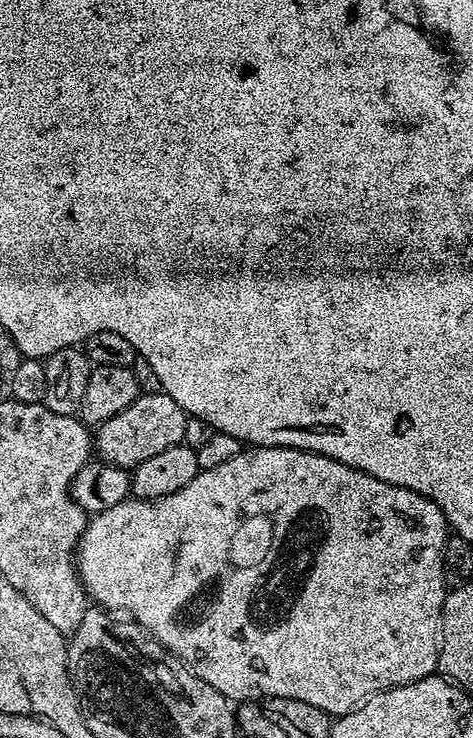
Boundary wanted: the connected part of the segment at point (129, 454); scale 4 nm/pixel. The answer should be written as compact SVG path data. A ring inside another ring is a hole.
M163 390L144 392L134 402L130 402L126 410L98 425L94 432L95 451L99 459L114 464L117 468L137 468L139 464L146 462L146 458L154 458L154 454L159 454L161 450L181 443L188 417L182 406L178 406L178 402L174 402L174 398L170 398Z

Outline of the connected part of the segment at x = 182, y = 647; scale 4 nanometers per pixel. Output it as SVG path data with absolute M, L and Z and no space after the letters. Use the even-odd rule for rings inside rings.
M248 446L241 450L230 462L222 462L222 466L203 469L194 478L177 490L175 494L166 494L166 498L157 500L137 500L129 498L118 506L110 506L110 510L102 510L95 513L89 519L88 527L80 537L78 545L78 575L85 592L97 605L105 609L117 608L120 612L129 612L131 619L139 624L149 636L152 636L164 647L186 664L195 676L202 678L214 690L218 690L230 702L255 702L265 698L277 696L278 698L294 698L302 702L310 702L310 706L318 706L318 710L328 713L329 717L339 718L358 710L358 706L366 706L366 702L374 694L386 691L387 688L397 688L399 684L409 684L412 680L421 680L433 675L440 663L440 608L444 605L446 595L446 581L444 579L444 544L450 535L448 519L442 514L442 510L430 498L426 498L417 492L411 492L405 488L399 488L393 484L382 482L365 472L354 470L334 458L326 458L317 452L304 452L301 448L257 448Z

